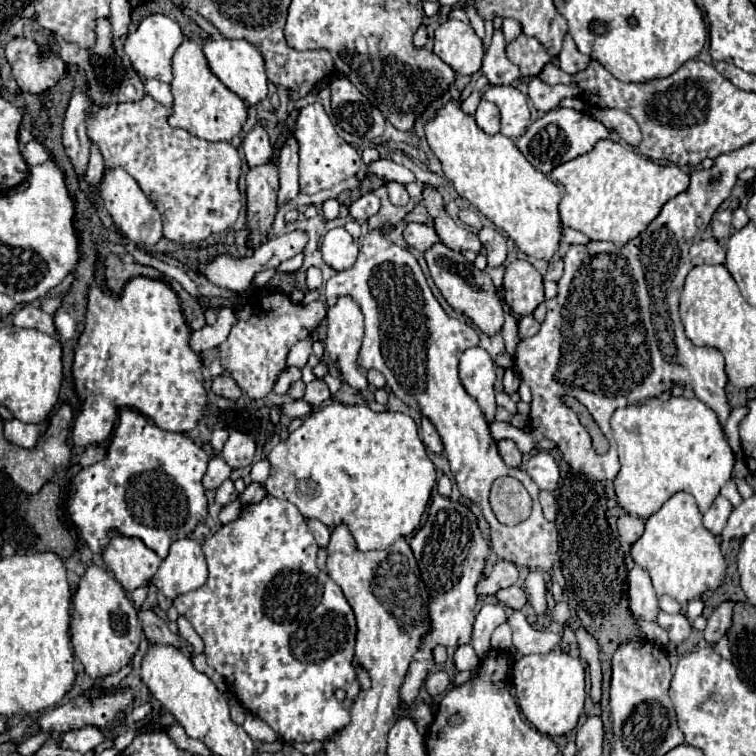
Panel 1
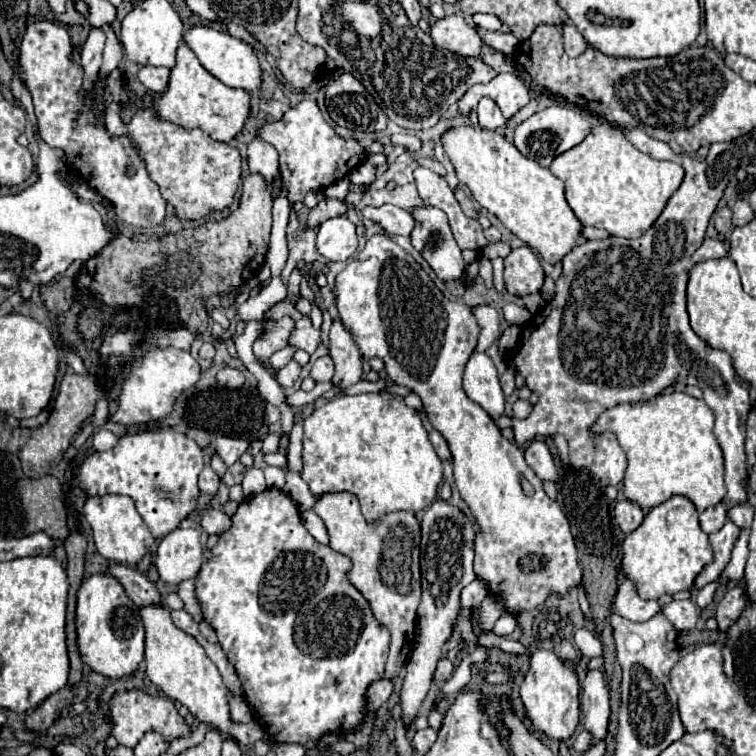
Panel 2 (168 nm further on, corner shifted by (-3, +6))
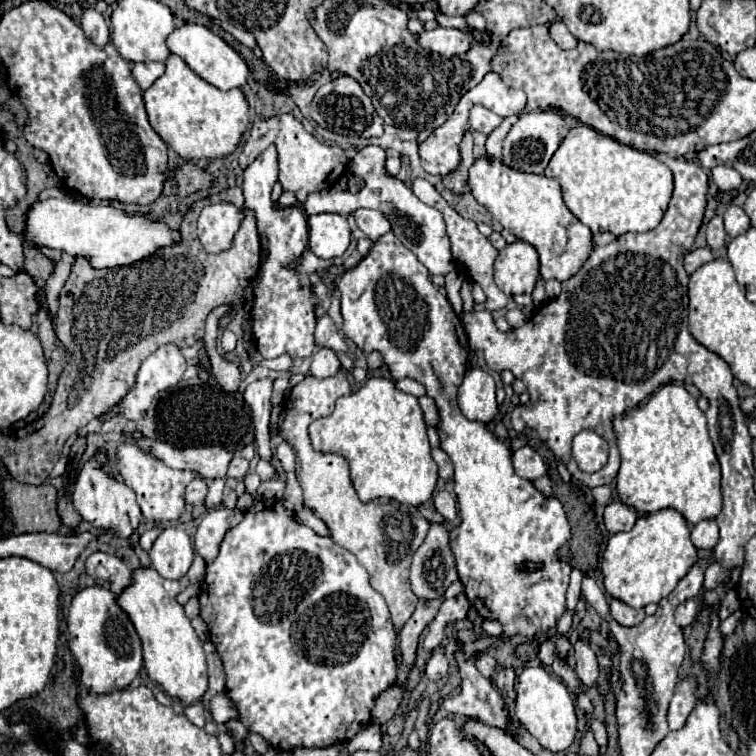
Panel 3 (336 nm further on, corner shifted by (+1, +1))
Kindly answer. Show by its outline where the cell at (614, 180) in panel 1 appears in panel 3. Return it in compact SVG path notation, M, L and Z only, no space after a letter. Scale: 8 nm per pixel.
M578 124L568 130L566 138L562 140L562 146L554 152L546 172L546 176L552 176L562 186L562 196L568 206L568 210L586 224L594 234L598 232L612 232L614 236L626 234L626 232L648 232L654 230L672 196L672 172L666 164L658 162L658 158L650 152L640 152L636 148L624 146L616 142L614 138L608 138L604 134L598 134L594 128L586 124Z

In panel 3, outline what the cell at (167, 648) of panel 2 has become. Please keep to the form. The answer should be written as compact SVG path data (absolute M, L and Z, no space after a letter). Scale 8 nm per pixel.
M140 566L132 572L132 584L116 596L118 606L128 614L142 640L144 668L148 676L158 682L168 696L178 698L182 704L192 704L200 700L208 688L208 672L202 642L194 632L190 620L186 618L184 608L176 600L176 596L188 584L188 576L182 576L180 580L166 580L152 566Z

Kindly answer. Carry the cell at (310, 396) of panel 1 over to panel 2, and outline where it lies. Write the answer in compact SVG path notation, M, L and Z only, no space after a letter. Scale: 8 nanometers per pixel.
M328 355L320 357L314 365L312 365L312 371L310 371L310 377L314 381L332 381L334 377L334 363Z

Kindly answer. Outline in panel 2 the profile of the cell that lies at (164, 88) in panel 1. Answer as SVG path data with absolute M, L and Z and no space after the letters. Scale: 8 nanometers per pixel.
M142 67L138 71L138 79L142 81L142 85L154 93L164 93L168 87L168 79L170 79L170 71L166 67Z

